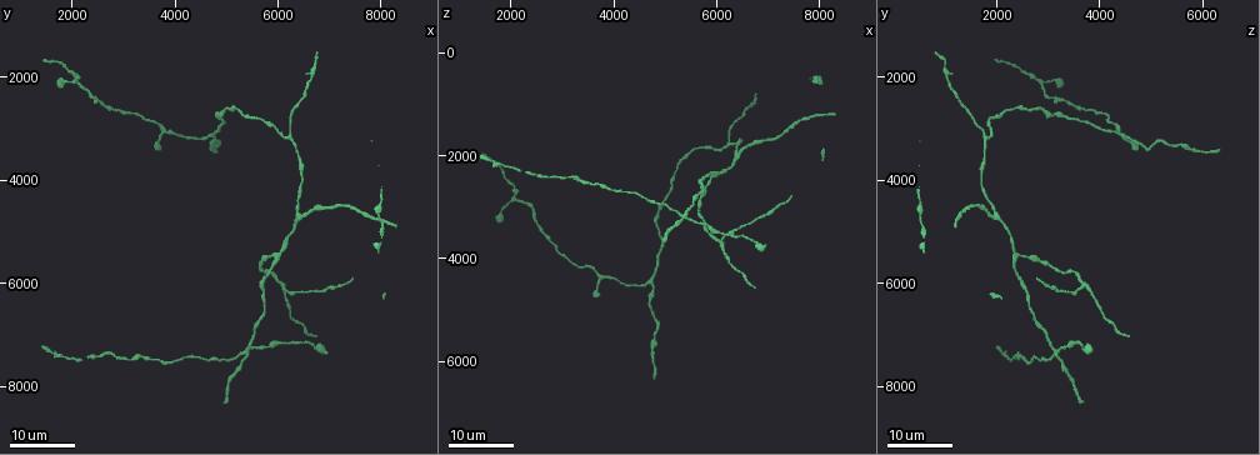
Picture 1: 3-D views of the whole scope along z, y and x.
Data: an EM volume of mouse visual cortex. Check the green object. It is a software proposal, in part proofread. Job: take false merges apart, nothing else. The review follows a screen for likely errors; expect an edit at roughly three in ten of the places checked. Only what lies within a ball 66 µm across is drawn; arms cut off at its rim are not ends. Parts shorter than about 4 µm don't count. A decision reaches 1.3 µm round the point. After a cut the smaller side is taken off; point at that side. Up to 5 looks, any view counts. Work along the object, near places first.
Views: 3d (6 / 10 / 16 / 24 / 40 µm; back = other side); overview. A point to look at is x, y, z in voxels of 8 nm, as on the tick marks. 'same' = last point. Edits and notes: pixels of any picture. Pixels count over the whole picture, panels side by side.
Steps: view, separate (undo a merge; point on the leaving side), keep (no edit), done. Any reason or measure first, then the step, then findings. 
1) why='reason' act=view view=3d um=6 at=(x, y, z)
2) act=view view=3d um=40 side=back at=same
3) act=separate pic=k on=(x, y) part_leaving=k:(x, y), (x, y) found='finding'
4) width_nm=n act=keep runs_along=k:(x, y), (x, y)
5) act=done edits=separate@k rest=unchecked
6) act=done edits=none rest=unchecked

why='branch point' act=view view=3d um=24 at=(6050, 6050, 3700)

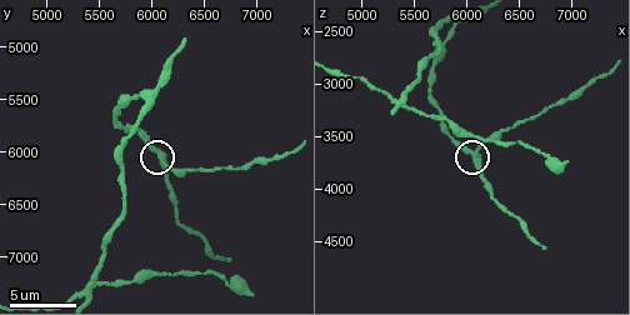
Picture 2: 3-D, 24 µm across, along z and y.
act=view view=3d um=10 at=(6120, 6040, 3720)

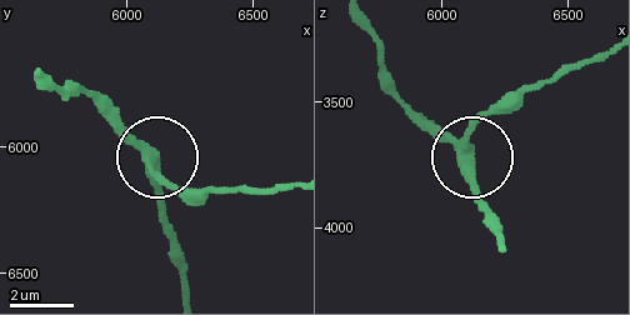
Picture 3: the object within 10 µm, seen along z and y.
why='zoom in' act=view view=3d um=6 at=(6100, 6050, 3700)

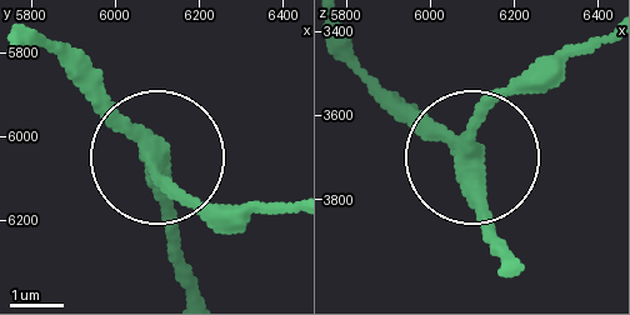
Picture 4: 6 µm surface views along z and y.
act=keep runs_along=4:(23, 46), (58, 60), (139, 141), (174, 258) found='continuous, no second neuron'

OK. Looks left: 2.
why='a fork' act=view view=3d um=16 at=(4700, 3150, 4500)

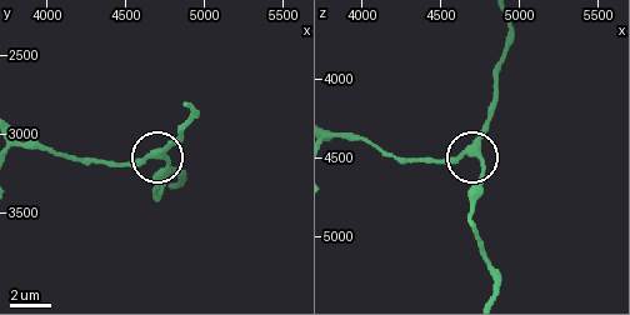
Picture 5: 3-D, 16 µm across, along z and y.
why='zoom in' act=view view=3d um=6 at=(4700, 3140, 4480)

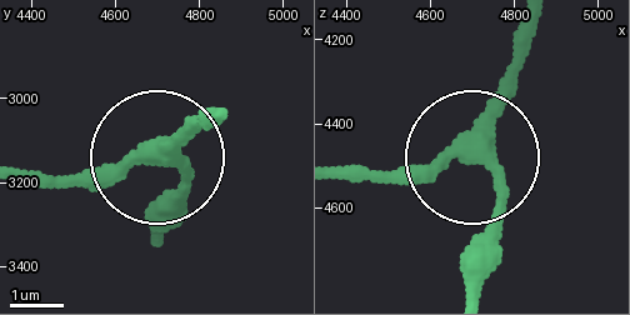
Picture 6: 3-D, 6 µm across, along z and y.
width_nm=300 act=keep runs_along=6:(531, 30), (481, 151), (504, 254) found='all the same neuron'

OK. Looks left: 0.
act=done edits=none rest=unchecked

